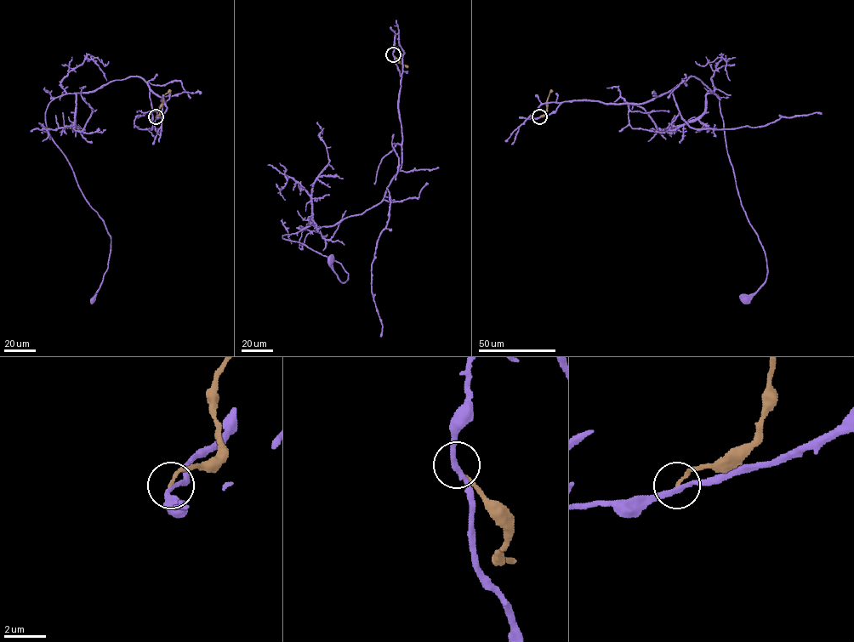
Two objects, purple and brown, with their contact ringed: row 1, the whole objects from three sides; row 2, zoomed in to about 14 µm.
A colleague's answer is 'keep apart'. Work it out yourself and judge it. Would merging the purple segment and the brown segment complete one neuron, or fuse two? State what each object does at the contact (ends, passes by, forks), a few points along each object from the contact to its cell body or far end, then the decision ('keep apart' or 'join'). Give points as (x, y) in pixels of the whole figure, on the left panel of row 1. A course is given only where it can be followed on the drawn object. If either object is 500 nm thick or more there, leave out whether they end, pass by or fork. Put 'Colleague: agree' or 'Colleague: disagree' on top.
Colleague: agree
purple passes by; brown ends; course purple (156, 117), (163, 99), (130, 76), (54, 98), (45, 112), (52, 140), (111, 236), (93, 300); course brown (156, 116), (159, 114), (162, 97), (171, 90); keep apart

